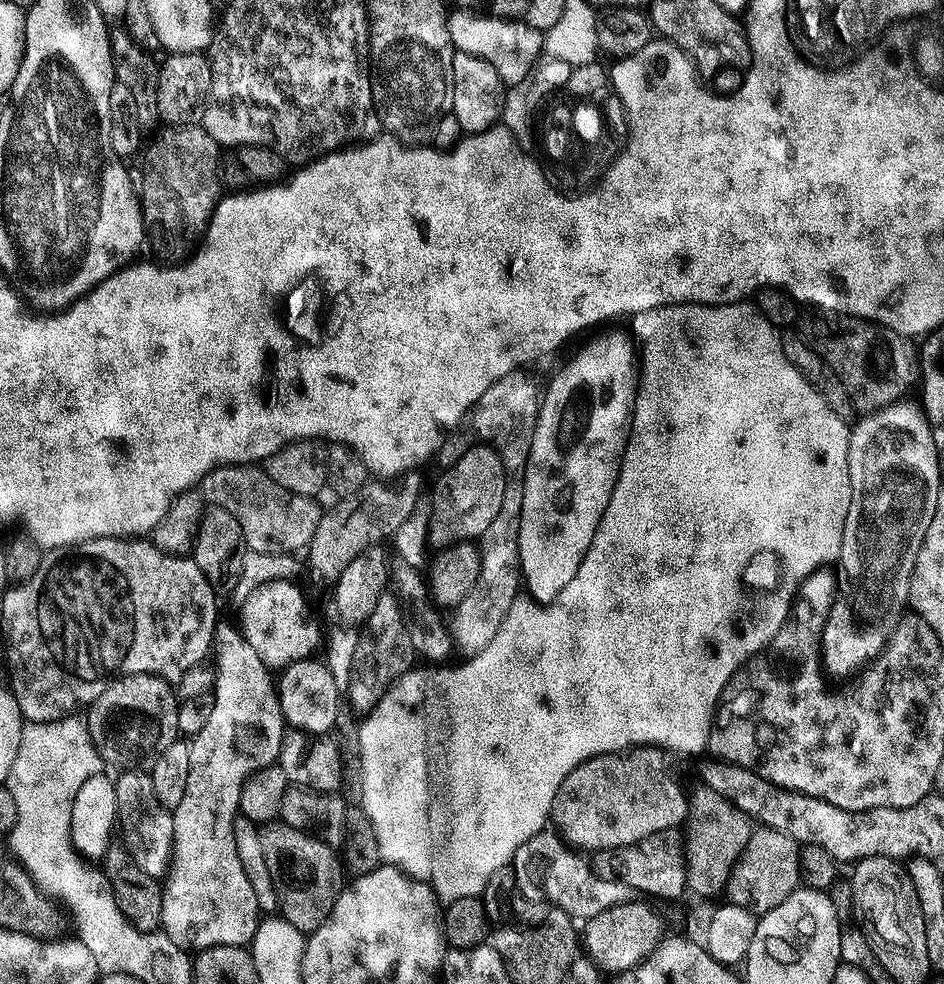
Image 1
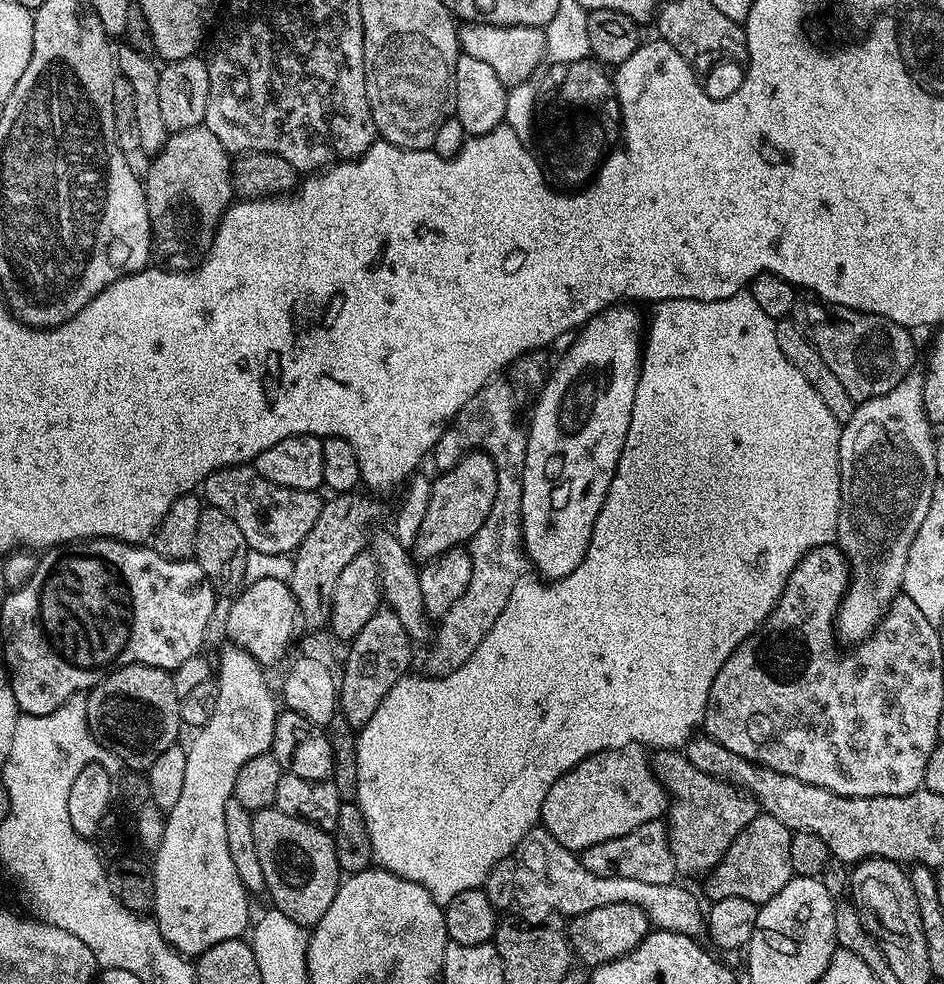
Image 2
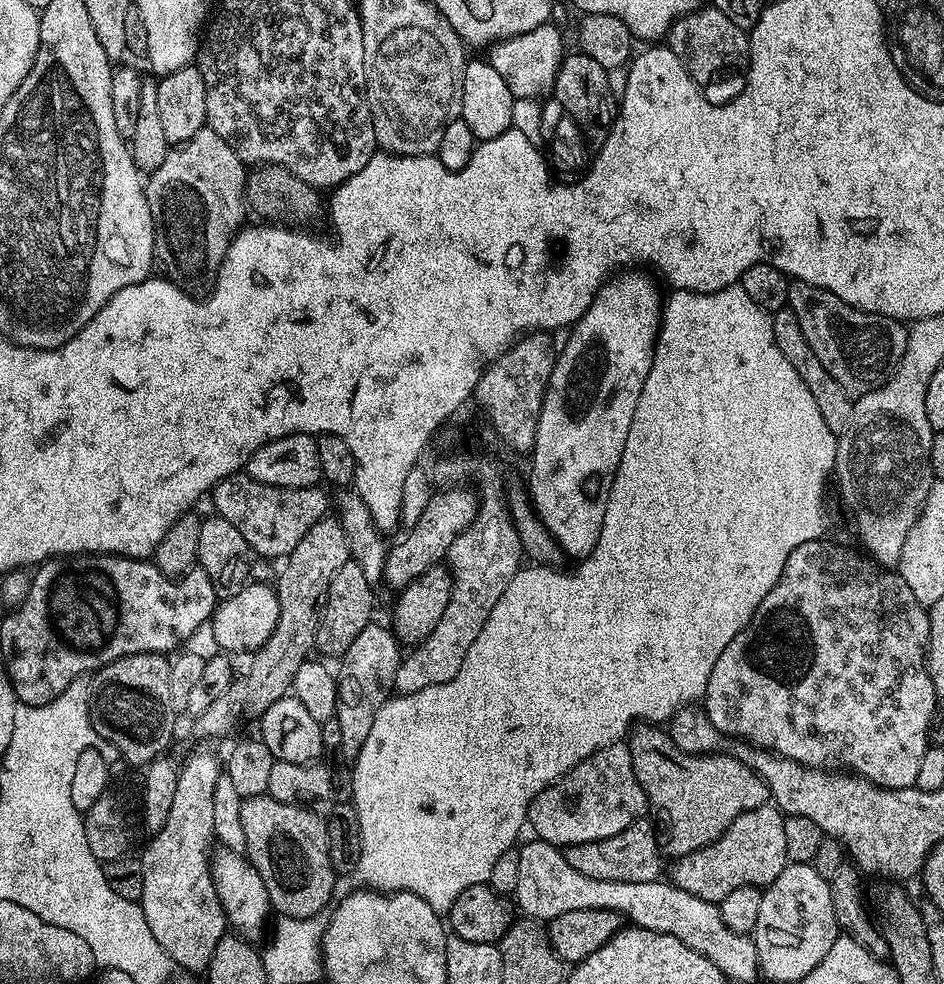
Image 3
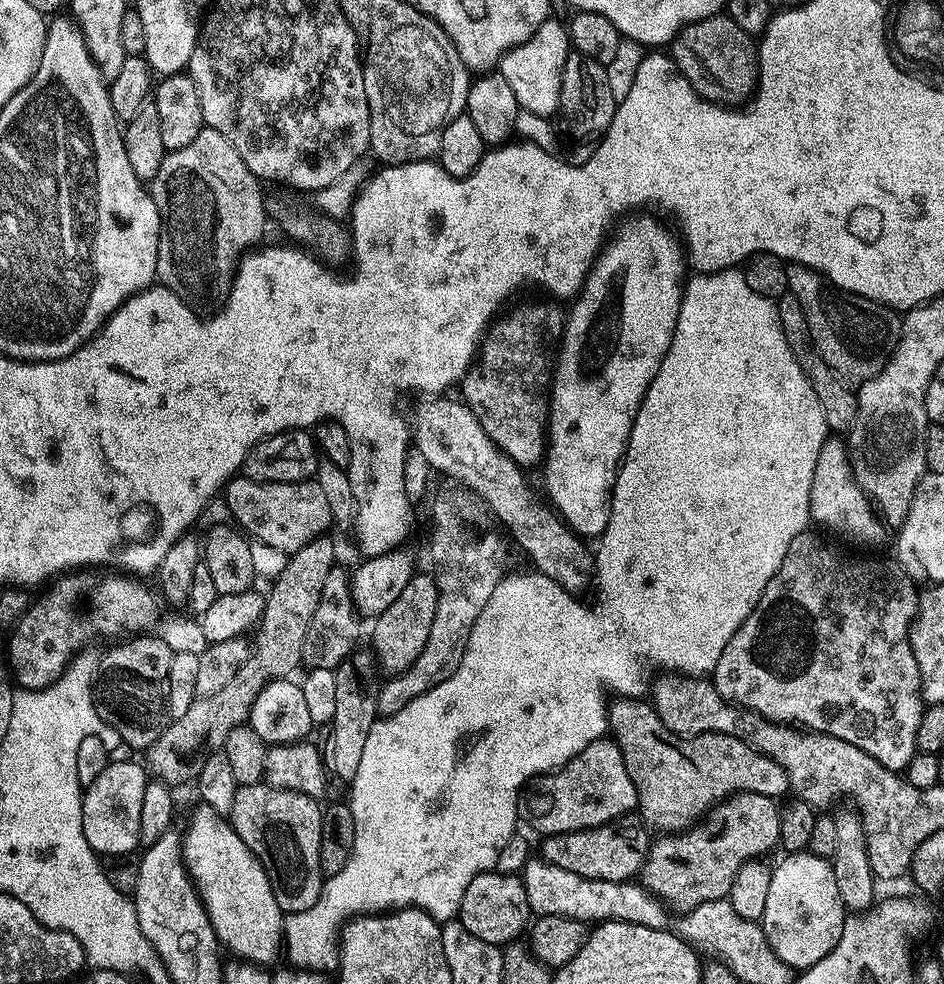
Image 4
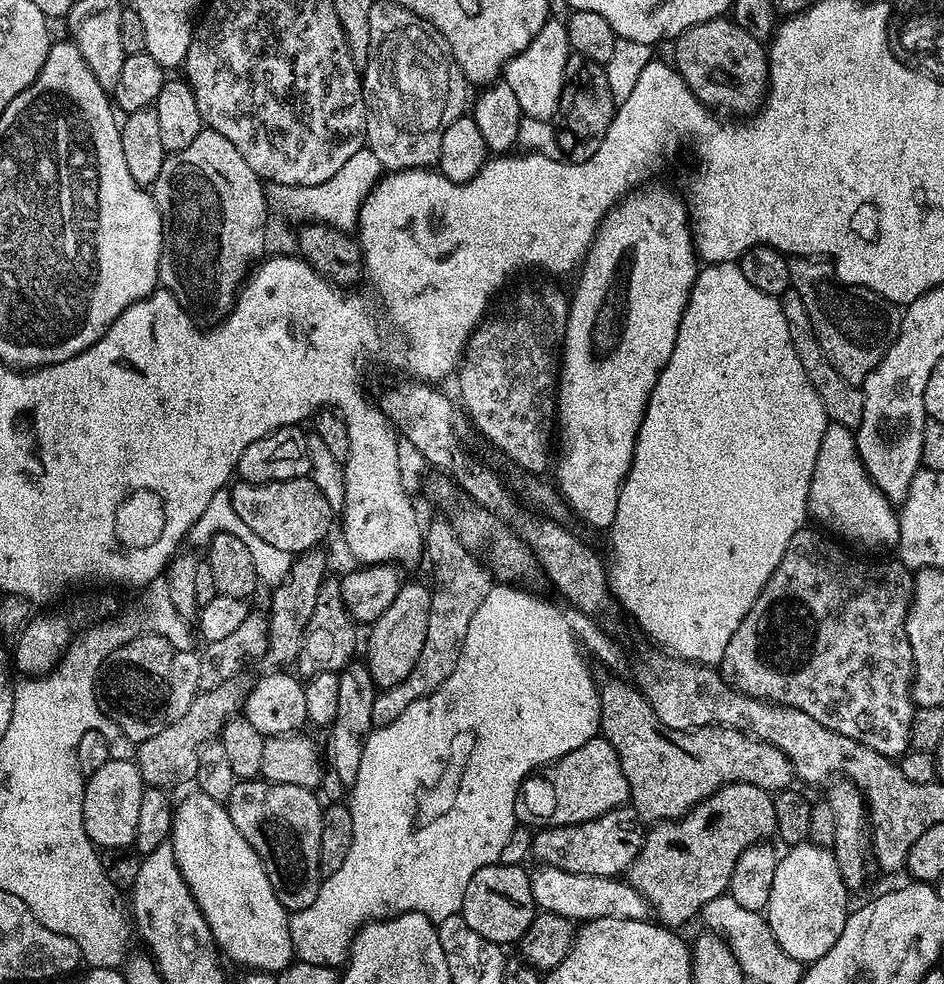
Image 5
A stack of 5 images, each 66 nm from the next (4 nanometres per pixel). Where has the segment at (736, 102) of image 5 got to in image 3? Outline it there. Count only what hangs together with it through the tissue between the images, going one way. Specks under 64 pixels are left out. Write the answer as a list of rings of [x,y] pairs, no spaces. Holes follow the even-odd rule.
[[[705,6],[679,16],[672,29],[668,31],[666,46],[680,59],[680,67],[688,72],[689,81],[696,86],[705,86],[715,76],[723,74],[727,68],[747,69],[750,50],[748,49],[749,33],[734,26],[722,10]]]

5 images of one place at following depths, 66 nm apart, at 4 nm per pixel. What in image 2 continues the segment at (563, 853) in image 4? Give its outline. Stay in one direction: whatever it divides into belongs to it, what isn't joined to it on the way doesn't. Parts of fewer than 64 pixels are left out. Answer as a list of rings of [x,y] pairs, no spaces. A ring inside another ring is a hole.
[[[660,822],[643,824],[638,830],[610,842],[598,842],[598,846],[585,848],[579,857],[590,874],[598,874],[602,878],[636,878],[638,882],[670,884],[678,876],[676,859],[668,848],[668,830]]]

